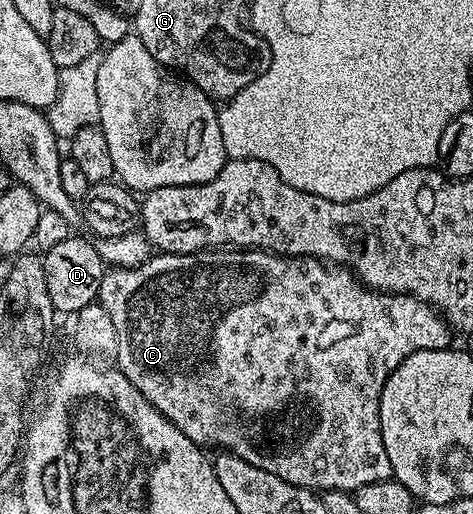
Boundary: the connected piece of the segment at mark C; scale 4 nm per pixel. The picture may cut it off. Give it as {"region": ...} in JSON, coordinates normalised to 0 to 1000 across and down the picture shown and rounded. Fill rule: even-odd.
{"region":[[[478,481],[467,488],[429,488],[425,492],[336,490],[332,496],[319,496],[309,510],[288,518],[283,523],[233,519],[216,533],[207,586],[220,597],[220,605],[228,605],[228,613],[237,613],[237,630],[245,636],[245,660],[249,661],[245,714],[266,732],[271,745],[279,745],[279,753],[288,753],[288,761],[296,761],[296,768],[304,768],[304,776],[313,776],[313,784],[321,784],[321,792],[330,792],[330,800],[338,800],[338,807],[347,807],[381,839],[389,839],[389,846],[397,846],[397,854],[406,854],[410,866],[421,870],[446,866],[452,877],[469,875],[499,885],[507,893],[533,901],[533,909],[550,909],[558,916],[567,916],[626,947],[658,955],[746,955],[770,947],[778,940],[820,936],[831,930],[829,901],[820,895],[820,877],[812,877],[812,854],[803,839],[803,768],[812,761],[812,745],[820,737],[820,730],[829,730],[829,722],[837,722],[837,714],[846,706],[854,706],[854,698],[863,698],[863,691],[871,691],[890,679],[941,679],[953,669],[951,654],[956,654],[956,642],[945,632],[943,621],[934,615],[932,607],[920,601],[918,595],[901,591],[886,578],[854,570],[803,570],[774,560],[729,519],[691,519],[668,500],[607,500],[594,492],[573,492],[560,484]]]}

